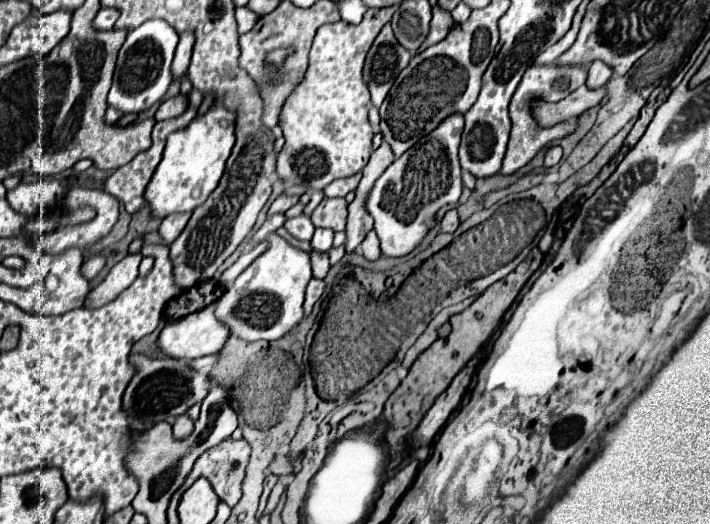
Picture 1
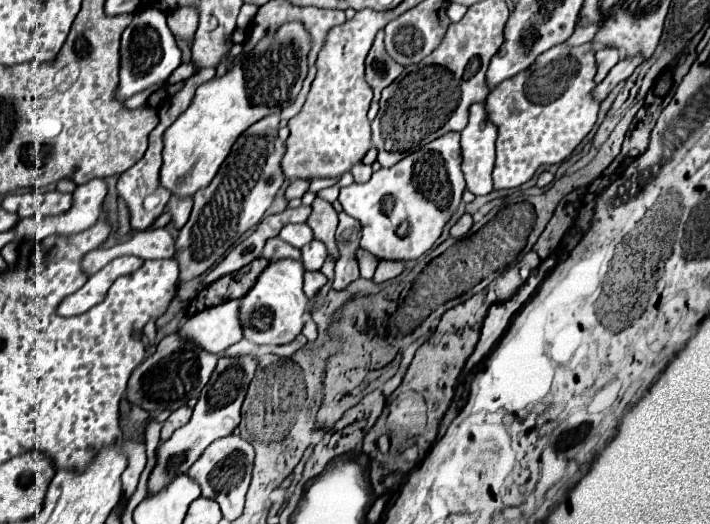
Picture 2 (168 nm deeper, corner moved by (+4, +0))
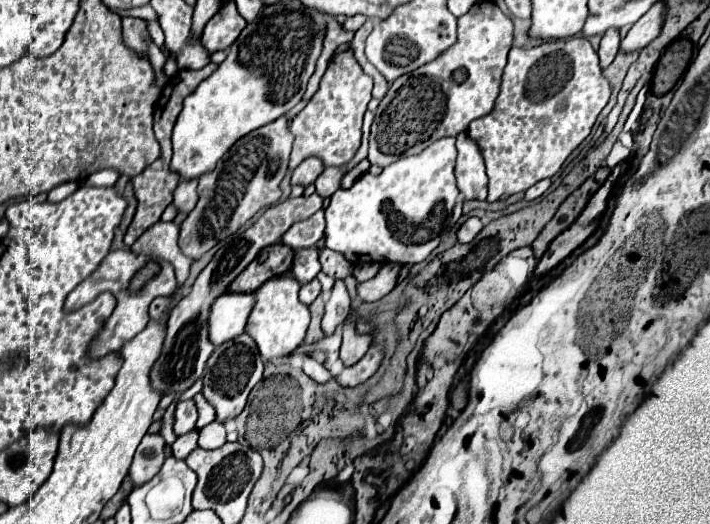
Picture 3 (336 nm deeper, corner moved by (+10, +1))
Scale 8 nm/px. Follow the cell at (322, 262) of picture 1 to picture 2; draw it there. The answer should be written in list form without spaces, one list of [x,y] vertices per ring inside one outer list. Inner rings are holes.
[[[316,270],[316,272],[306,272],[304,274],[304,292],[308,294],[308,298],[310,296],[314,296],[324,284],[326,284],[326,276],[320,272],[320,270]]]

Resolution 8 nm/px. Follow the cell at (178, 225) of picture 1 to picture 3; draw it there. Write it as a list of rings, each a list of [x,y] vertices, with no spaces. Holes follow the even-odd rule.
[[[190,179],[190,181],[180,181],[180,185],[176,187],[172,203],[180,213],[190,213],[196,207],[196,201],[198,201],[196,185],[198,185],[198,179]]]

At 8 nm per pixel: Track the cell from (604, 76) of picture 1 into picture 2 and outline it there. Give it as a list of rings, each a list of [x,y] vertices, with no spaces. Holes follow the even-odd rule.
[[[600,48],[600,50],[596,50],[596,66],[598,66],[598,72],[596,72],[596,76],[594,76],[594,82],[600,84],[600,82],[606,78],[606,74],[610,72],[610,68],[612,68],[618,60],[620,60],[620,54],[618,54],[618,50],[614,50],[614,48]]]

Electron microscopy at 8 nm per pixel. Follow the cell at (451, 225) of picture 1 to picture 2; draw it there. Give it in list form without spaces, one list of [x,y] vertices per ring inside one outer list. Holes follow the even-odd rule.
[[[462,214],[462,218],[450,228],[450,236],[456,238],[456,240],[460,240],[460,238],[464,238],[468,234],[470,226],[472,226],[472,216],[470,214]]]

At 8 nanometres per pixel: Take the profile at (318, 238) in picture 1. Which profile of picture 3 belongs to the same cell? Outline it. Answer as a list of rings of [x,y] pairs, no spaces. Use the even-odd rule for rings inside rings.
[[[300,249],[296,251],[296,261],[292,265],[292,277],[304,285],[312,281],[320,273],[320,261],[316,249]]]

